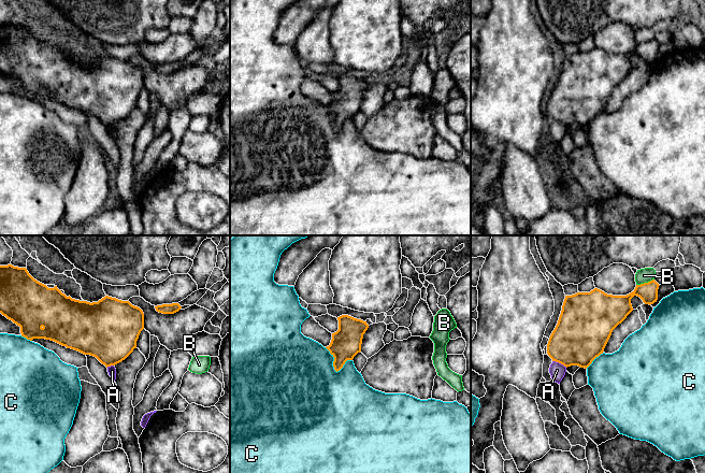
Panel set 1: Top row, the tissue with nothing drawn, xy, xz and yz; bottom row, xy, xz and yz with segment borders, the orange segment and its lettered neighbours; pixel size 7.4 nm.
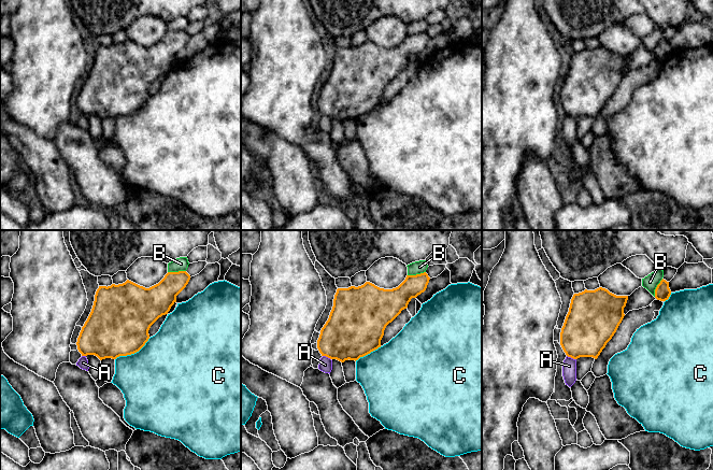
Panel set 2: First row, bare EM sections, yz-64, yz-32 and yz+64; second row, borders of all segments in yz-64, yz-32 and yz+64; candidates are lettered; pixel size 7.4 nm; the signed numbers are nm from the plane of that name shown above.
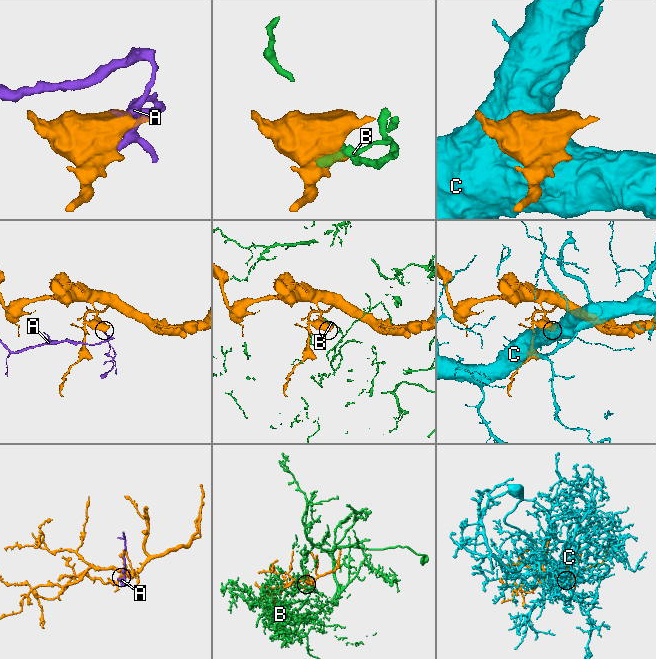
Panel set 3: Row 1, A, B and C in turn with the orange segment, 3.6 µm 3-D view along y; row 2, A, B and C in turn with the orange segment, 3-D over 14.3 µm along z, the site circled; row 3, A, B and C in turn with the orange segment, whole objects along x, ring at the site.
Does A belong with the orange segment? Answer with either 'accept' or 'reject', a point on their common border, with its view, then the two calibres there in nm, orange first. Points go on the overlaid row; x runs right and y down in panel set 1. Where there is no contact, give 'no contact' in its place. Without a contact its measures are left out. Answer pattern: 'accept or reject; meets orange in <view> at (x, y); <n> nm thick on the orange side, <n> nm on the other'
reject; meets orange in yz at (560, 362); 400 nm thick on the orange side, 120 nm on the other

